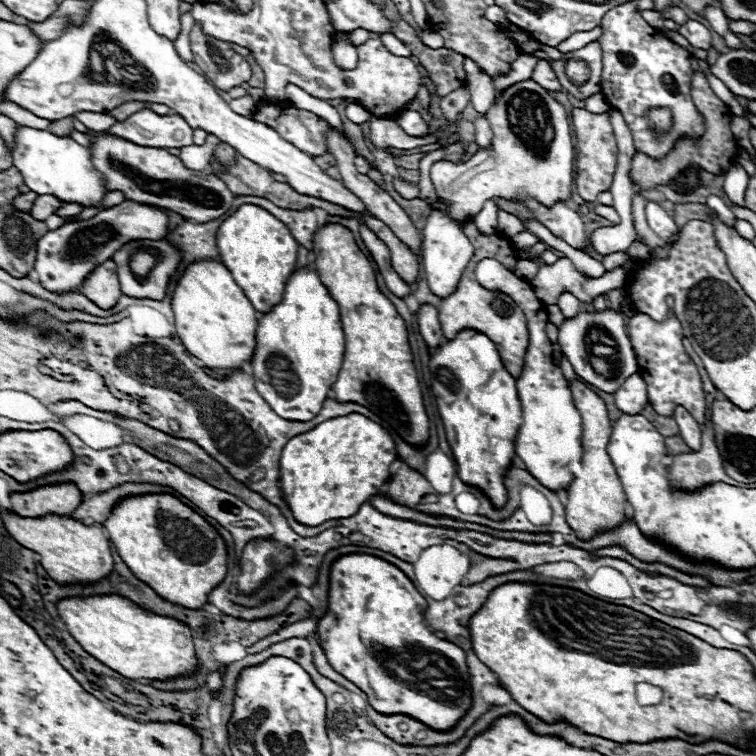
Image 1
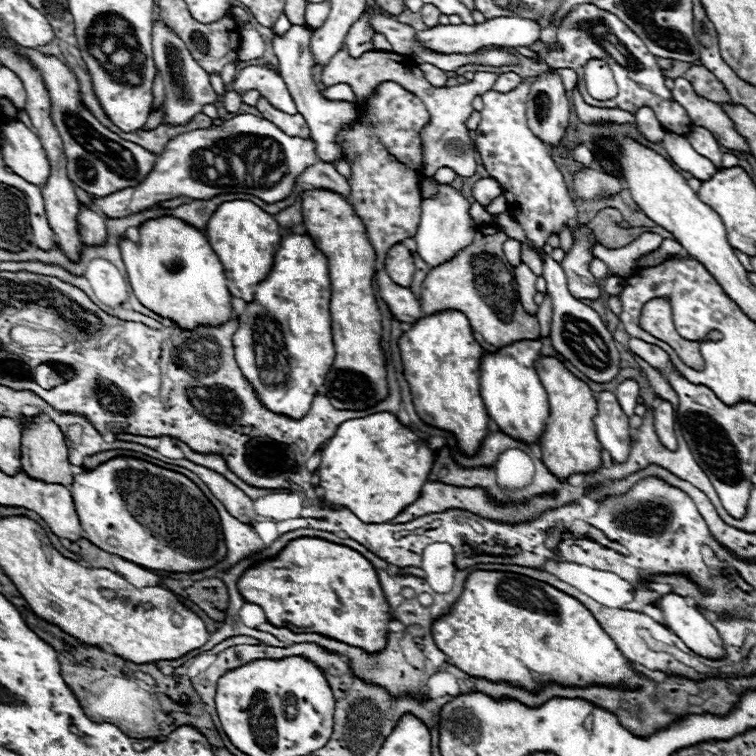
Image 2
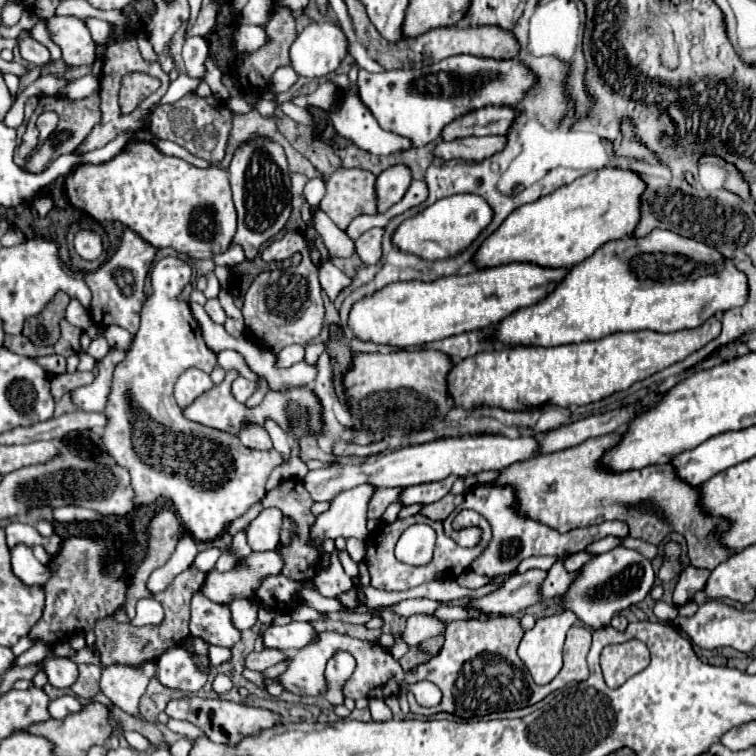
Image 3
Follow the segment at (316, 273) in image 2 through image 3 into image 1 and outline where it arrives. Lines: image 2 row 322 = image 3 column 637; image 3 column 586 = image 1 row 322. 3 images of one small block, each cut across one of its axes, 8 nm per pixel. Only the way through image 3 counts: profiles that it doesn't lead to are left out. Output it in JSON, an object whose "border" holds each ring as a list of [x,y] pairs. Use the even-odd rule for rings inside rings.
{"border":[[[304,266],[290,274],[284,286],[282,302],[276,304],[270,312],[264,312],[258,318],[256,328],[256,348],[250,360],[254,368],[254,388],[266,400],[266,404],[284,420],[312,420],[322,402],[328,398],[332,384],[336,382],[338,370],[344,356],[344,332],[340,324],[338,302],[330,296],[328,288],[322,284],[318,272]]]}

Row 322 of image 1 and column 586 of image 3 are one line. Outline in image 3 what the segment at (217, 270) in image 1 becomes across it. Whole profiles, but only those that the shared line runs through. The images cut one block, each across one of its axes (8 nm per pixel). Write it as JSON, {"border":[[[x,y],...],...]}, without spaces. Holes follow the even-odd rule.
{"border":[[[604,168],[588,172],[550,196],[542,196],[542,200],[536,200],[534,204],[516,208],[502,222],[502,228],[482,242],[474,254],[474,264],[478,270],[512,262],[528,262],[542,268],[572,268],[592,256],[602,244],[634,232],[640,220],[638,206],[644,190],[646,184],[632,170]]]}

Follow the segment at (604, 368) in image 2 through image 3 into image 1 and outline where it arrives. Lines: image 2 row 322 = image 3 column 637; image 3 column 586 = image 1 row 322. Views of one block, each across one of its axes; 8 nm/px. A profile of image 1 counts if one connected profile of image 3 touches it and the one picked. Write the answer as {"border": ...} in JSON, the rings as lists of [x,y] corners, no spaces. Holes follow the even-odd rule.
{"border":[[[604,310],[604,312],[578,312],[574,318],[566,318],[562,326],[558,328],[558,344],[562,352],[568,356],[574,372],[588,384],[604,390],[604,392],[616,392],[620,384],[638,372],[638,362],[636,362],[636,352],[630,344],[630,338],[626,334],[626,322],[624,314],[616,310]],[[592,356],[598,358],[610,358],[614,356],[612,370],[608,374],[594,372],[592,368]]]}

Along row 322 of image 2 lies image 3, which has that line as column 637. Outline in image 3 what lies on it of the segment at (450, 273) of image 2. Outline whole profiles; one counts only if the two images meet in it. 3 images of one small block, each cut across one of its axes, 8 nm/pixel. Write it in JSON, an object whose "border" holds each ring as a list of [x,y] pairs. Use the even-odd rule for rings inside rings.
{"border":[[[620,434],[600,436],[574,448],[522,460],[504,468],[492,484],[510,486],[514,490],[520,516],[538,520],[540,524],[546,524],[558,532],[602,524],[608,520],[622,520],[630,526],[632,538],[646,540],[654,546],[658,546],[670,532],[684,534],[690,564],[696,568],[714,570],[720,562],[728,560],[732,552],[720,546],[720,534],[730,528],[730,522],[724,518],[706,516],[698,504],[698,488],[678,480],[672,464],[646,466],[642,470],[622,474],[600,468],[602,454],[618,444],[618,440]]]}

